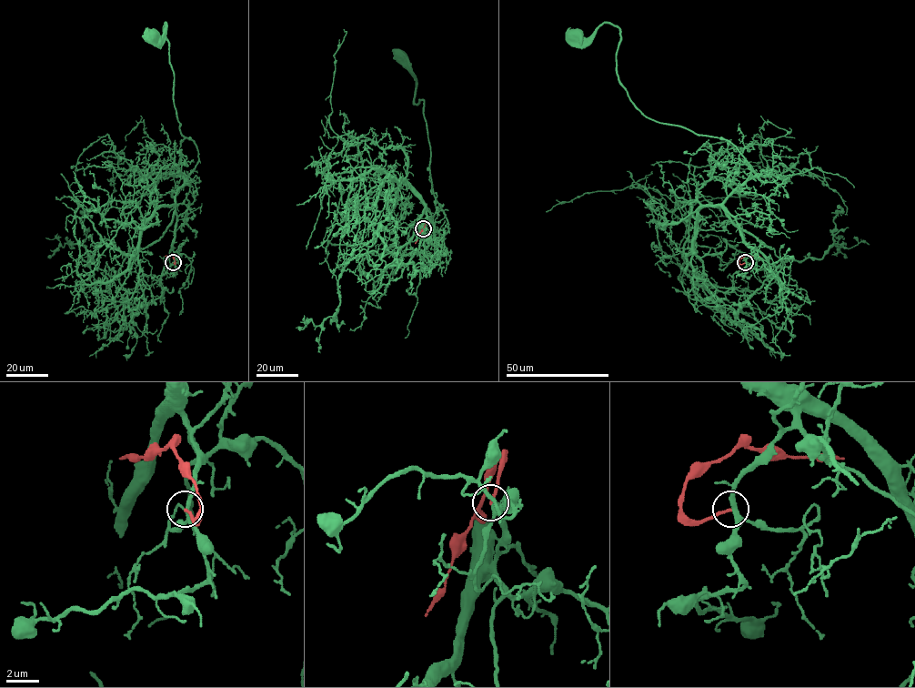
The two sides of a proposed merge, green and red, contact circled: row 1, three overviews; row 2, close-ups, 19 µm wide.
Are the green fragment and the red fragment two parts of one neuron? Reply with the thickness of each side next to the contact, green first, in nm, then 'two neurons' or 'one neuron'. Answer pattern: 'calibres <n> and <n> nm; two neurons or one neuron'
calibres 240 and 180 nm; two neurons

